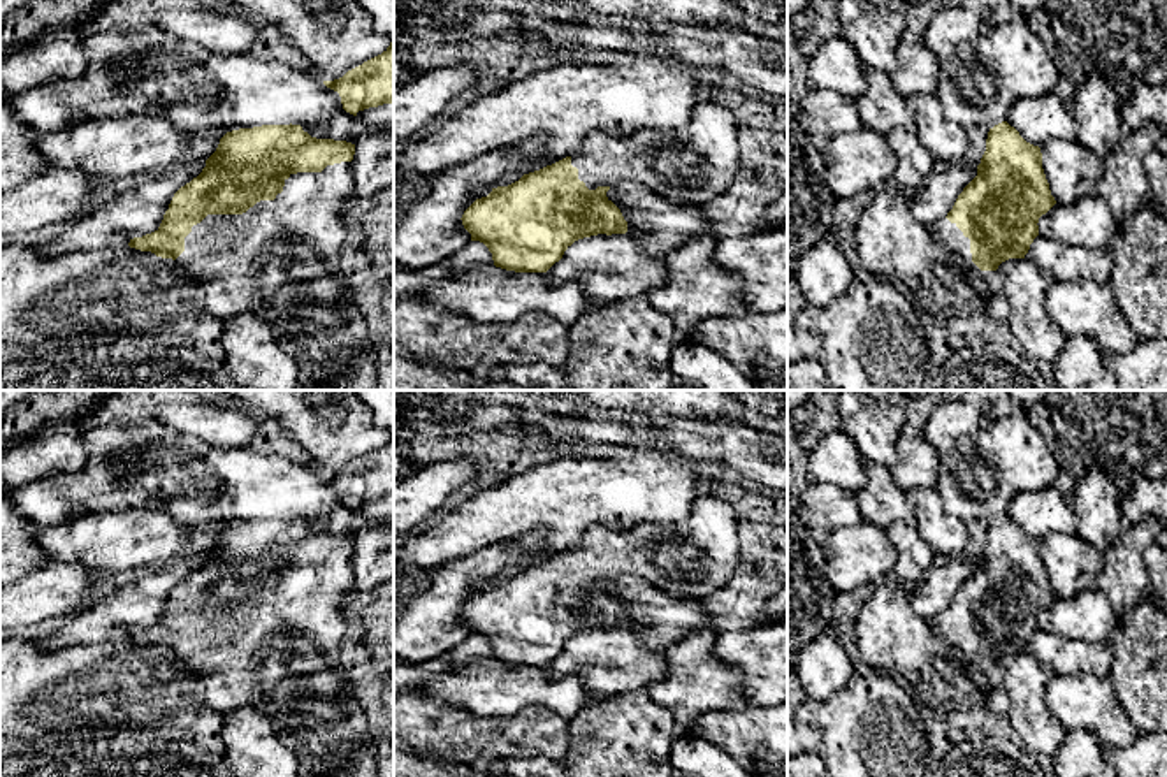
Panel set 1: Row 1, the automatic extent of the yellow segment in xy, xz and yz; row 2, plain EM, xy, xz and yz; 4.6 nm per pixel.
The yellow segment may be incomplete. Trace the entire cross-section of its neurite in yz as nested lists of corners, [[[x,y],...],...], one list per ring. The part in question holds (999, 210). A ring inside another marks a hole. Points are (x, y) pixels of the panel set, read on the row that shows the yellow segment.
[[[1002,121],[988,132],[977,176],[930,232],[958,258],[965,274],[1000,297],[998,265],[1025,258],[1039,236],[1039,218],[1055,204],[1040,148]]]

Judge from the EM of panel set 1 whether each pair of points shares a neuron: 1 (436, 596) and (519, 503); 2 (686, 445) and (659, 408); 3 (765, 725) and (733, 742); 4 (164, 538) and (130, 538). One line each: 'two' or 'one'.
1: two
2: two
3: one
4: one

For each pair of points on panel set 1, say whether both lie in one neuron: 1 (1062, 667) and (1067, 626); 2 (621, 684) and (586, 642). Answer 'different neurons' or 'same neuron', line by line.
1: different neurons
2: same neuron

